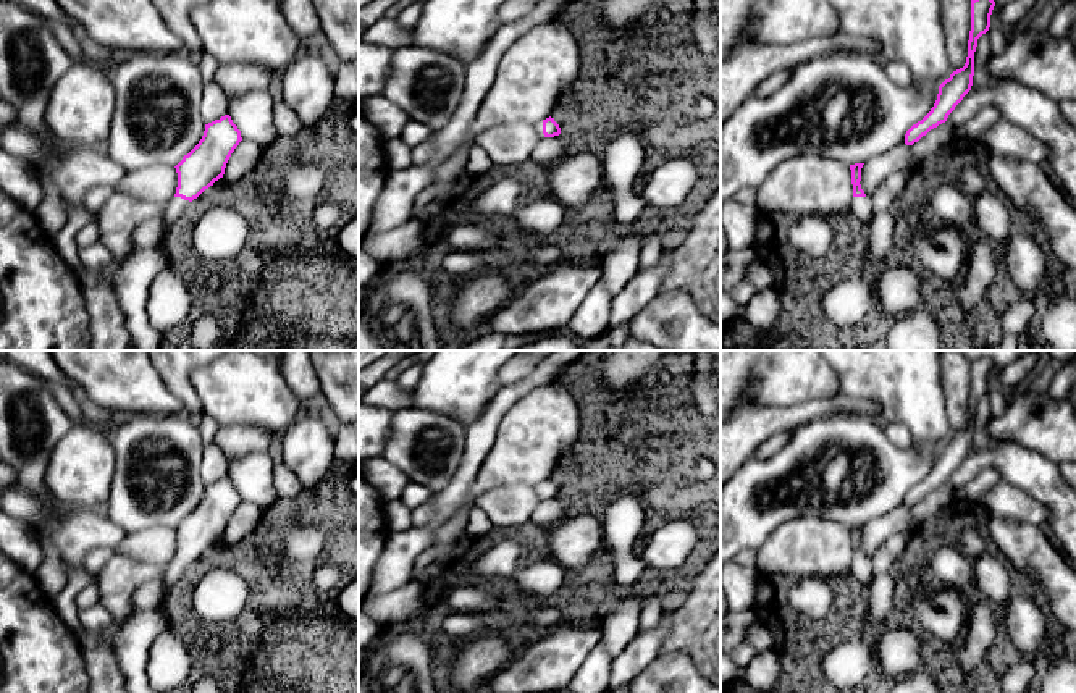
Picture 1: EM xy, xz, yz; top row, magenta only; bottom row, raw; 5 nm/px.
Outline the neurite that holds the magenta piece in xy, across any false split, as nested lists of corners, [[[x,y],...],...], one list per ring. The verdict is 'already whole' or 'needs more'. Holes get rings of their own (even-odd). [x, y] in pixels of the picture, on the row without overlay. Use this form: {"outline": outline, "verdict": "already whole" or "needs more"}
{"outline": [[[229,477],[208,486],[199,506],[174,528],[178,549],[160,580],[163,594],[149,609],[137,609],[121,627],[107,625],[102,630],[82,627],[79,640],[105,633],[126,678],[128,693],[157,693],[145,675],[149,651],[155,638],[170,627],[166,594],[183,572],[215,543],[223,540],[226,525],[242,502],[241,493]]], "verdict": "needs more"}

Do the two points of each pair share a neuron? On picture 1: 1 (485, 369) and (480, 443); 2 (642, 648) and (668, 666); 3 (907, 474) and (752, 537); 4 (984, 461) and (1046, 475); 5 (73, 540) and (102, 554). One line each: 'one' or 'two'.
1: two
2: two
3: one
4: one
5: two

